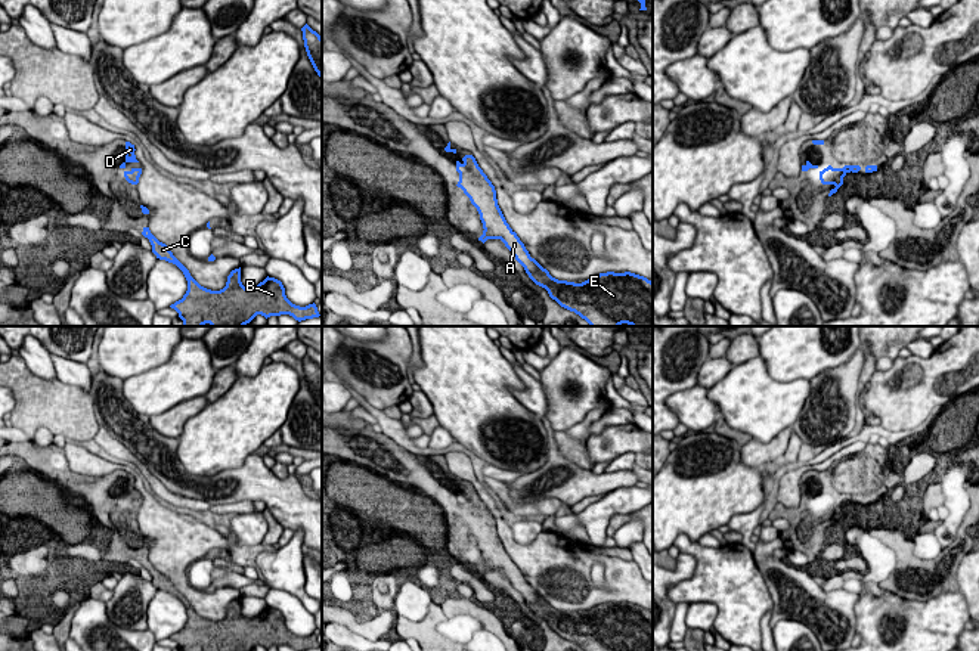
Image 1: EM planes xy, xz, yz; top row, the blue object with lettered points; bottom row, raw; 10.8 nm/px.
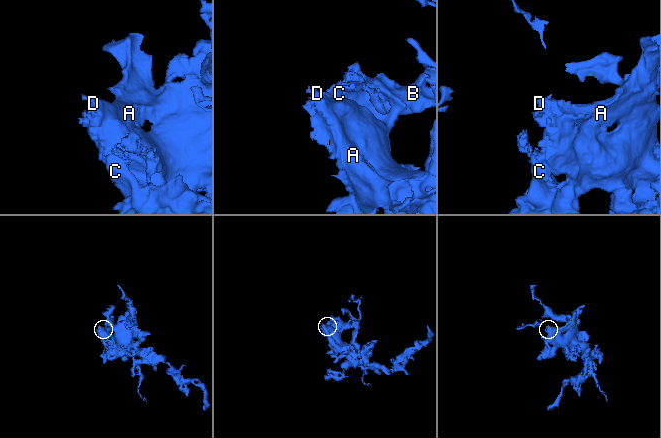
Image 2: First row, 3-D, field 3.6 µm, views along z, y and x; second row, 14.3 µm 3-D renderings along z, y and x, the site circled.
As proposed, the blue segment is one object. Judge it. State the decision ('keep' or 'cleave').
keep

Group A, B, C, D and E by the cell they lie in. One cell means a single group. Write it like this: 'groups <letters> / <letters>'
groups A B C D E

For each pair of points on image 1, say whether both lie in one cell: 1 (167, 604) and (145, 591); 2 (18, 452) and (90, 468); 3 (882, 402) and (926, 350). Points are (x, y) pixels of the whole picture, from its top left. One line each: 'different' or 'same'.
1: different
2: different
3: different

